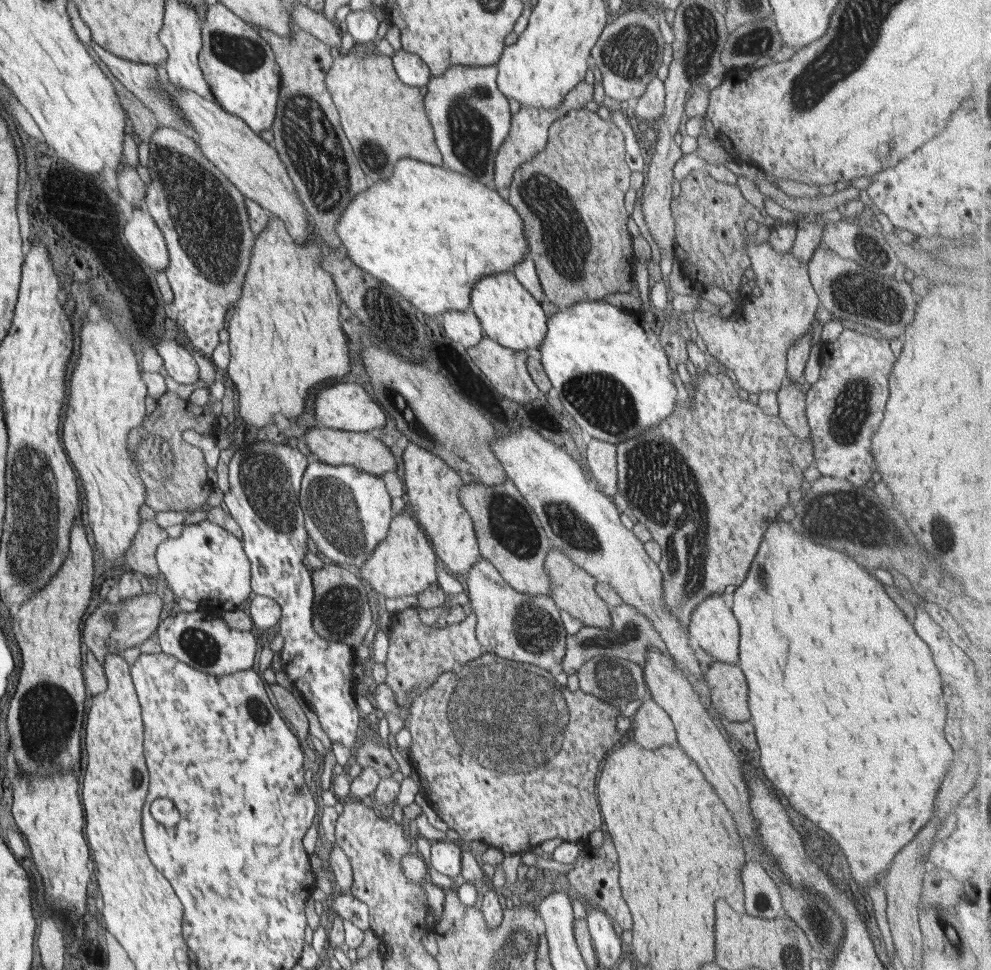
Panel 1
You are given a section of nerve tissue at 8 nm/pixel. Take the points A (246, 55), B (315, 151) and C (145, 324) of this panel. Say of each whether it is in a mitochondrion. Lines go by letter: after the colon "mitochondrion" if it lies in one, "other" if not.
A: mitochondrion
B: mitochondrion
C: other

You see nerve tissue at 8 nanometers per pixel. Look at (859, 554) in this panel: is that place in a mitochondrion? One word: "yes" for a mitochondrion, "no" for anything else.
no

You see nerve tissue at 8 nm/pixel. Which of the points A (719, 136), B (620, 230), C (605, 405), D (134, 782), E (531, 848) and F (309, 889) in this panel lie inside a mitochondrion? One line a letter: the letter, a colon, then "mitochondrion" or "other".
A: other
B: other
C: mitochondrion
D: mitochondrion
E: other
F: other

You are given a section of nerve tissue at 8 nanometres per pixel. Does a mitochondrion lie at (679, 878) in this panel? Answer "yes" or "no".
no

